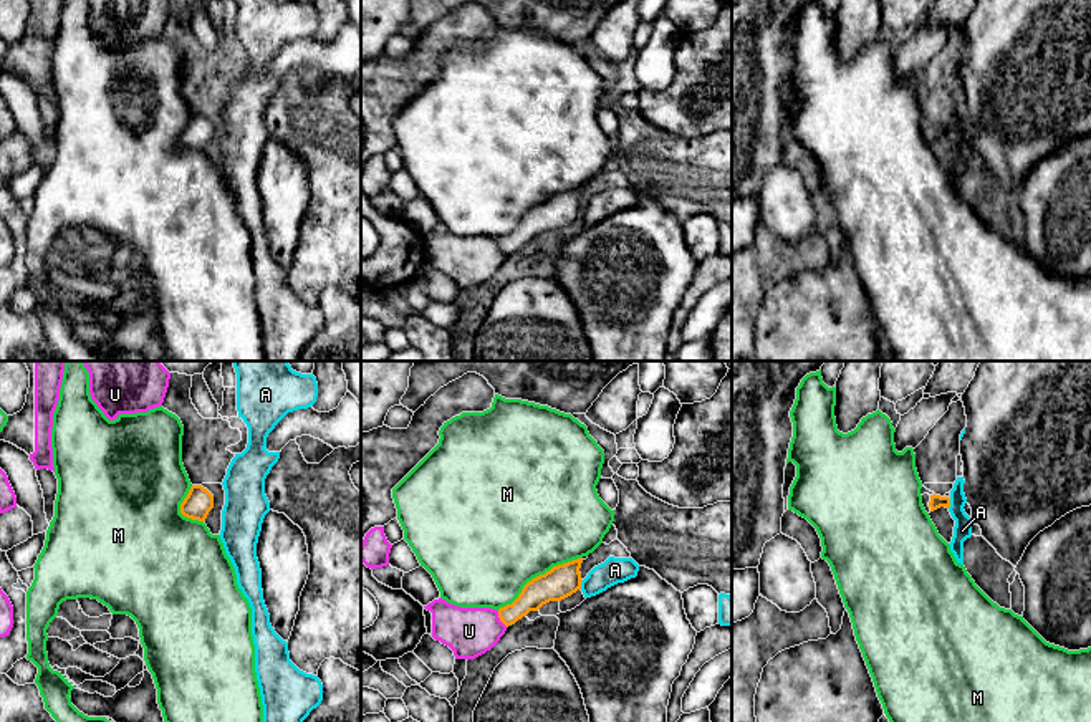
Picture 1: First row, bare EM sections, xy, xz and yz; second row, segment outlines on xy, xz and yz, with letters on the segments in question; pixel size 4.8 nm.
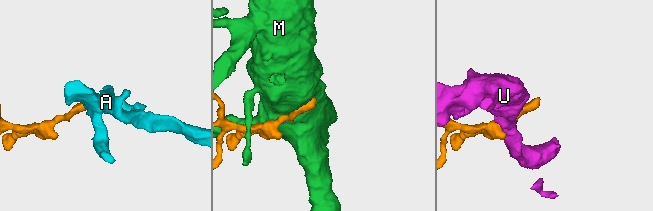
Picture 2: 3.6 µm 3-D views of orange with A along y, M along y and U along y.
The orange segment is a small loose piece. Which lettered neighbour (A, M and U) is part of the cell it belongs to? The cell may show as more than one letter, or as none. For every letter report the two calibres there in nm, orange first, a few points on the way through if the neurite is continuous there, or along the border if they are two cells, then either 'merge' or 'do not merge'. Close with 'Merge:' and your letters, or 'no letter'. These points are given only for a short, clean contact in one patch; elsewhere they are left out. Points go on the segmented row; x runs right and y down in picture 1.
A: 160 nm thick on the orange side, 130 nm on the other; border along xz (583, 580), (580, 588); do not merge
M: 160 nm thick on the orange side, 500 nm on the other; do not merge
U: 140 nm thick on the orange side, 240 nm on the other; do not merge
Merge: no letter

